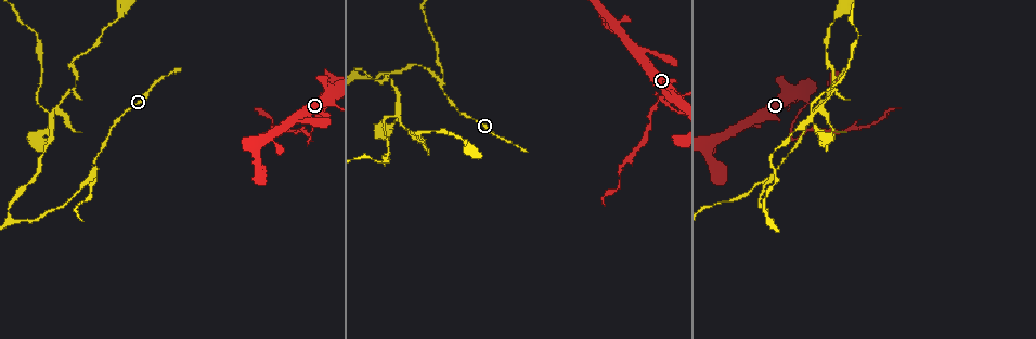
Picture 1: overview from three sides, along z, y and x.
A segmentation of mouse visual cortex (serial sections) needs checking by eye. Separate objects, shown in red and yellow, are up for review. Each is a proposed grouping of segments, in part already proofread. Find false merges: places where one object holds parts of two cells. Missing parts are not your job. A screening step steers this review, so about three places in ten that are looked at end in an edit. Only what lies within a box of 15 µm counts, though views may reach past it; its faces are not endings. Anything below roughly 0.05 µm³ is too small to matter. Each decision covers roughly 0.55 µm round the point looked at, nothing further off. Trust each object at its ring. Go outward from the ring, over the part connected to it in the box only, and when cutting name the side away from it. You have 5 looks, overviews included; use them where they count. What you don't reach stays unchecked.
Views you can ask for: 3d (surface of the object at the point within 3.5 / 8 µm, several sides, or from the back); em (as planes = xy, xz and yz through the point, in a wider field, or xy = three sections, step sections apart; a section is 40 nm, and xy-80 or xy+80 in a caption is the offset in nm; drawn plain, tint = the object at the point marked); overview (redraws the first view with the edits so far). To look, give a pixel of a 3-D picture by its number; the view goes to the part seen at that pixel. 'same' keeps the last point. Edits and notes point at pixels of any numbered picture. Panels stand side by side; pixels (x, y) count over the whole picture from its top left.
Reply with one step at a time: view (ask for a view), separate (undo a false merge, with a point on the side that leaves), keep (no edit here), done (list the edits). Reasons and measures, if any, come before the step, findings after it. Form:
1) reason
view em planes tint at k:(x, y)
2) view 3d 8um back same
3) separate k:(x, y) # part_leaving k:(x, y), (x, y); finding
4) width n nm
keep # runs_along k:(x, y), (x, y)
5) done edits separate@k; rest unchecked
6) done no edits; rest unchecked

three-way junction
view 3d 3.5um at 1:(91, 174)

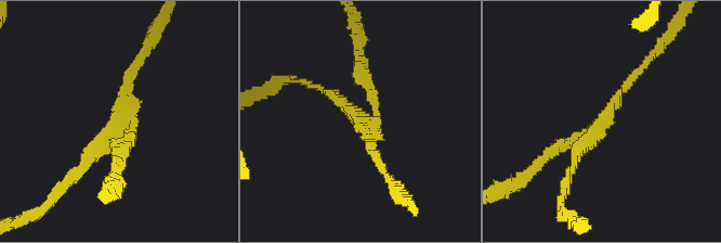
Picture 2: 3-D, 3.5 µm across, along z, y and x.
separate 2:(365, 81) # part_leaving 2:(374, 117), (361, 37); a second cell is stuck on

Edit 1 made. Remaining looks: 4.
a fork
view 3d 3.5um at 1:(396, 115)

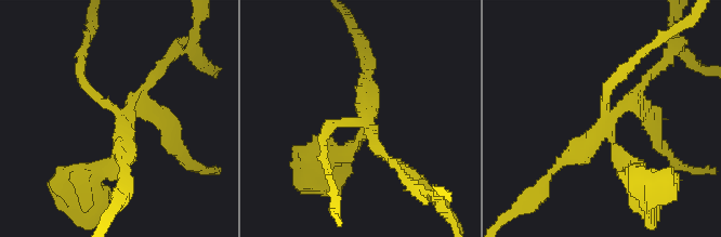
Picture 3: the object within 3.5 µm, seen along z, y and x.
arms 4; arm_widths 150, 150, 200, 200 nm
view em xy step 3 tint at 3:(600, 130)

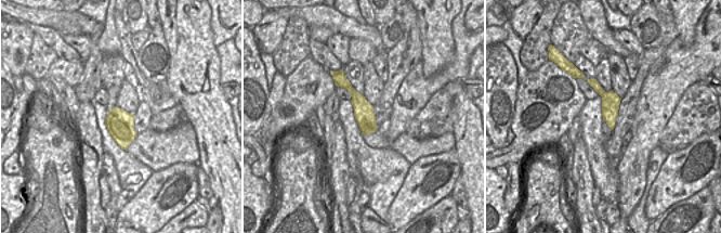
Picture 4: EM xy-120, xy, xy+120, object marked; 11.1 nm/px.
separate 3:(348, 147) # part_leaving 3:(367, 127), (374, 145), (414, 187); a second cell is stuck on

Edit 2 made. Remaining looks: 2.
done edits separate@2, separate@3; rest unchecked

